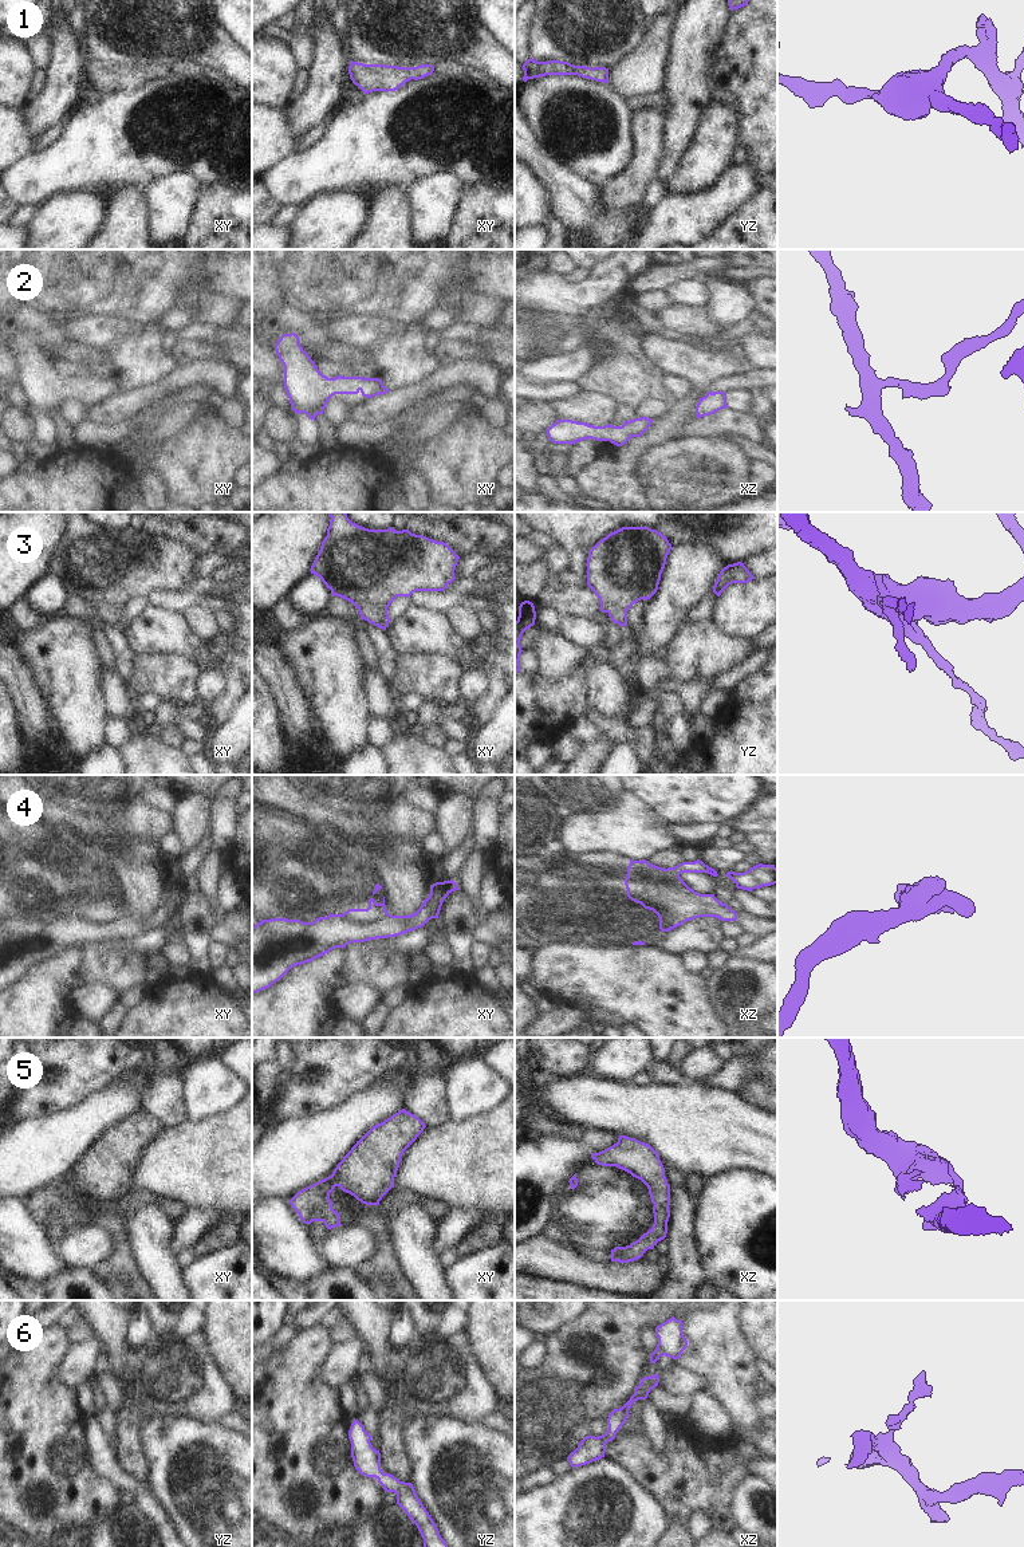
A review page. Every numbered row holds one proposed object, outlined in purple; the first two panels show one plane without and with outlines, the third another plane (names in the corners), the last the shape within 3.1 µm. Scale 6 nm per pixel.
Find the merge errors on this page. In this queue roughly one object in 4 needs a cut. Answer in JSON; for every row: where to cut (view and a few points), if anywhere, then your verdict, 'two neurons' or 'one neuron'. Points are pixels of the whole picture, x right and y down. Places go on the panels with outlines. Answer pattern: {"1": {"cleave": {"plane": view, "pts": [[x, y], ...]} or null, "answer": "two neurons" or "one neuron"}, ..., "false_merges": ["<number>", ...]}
{"1": {"cleave": null, "answer": "one neuron"}, "2": {"cleave": null, "answer": "one neuron"}, "3": {"cleave": null, "answer": "one neuron"}, "4": {"cleave": {"plane": "xy", "pts": [[384, 901], [373, 918], [357, 917]]}, "answer": "two neurons"}, "5": {"cleave": {"plane": "xy", "pts": [[331, 1174], [338, 1185]]}, "answer": "two neurons"}, "6": {"cleave": null, "answer": "one neuron"}, "false_merges": ["4", "5"]}

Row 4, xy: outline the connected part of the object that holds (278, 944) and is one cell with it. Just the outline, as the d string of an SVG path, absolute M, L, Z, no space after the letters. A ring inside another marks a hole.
M450 879L430 885L430 894L424 900L420 909L410 916L391 916L385 902L374 920L359 920L358 909L348 909L343 914L328 914L312 922L300 920L271 918L252 926L252 993L269 988L279 981L292 967L302 965L318 958L335 948L344 948L351 942L387 938L422 928L429 920L438 918L444 900L458 885Z

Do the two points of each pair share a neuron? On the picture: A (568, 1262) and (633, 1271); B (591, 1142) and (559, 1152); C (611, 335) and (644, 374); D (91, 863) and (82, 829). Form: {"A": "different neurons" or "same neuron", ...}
{"A": "same neuron", "B": "different neurons", "C": "same neuron", "D": "different neurons"}

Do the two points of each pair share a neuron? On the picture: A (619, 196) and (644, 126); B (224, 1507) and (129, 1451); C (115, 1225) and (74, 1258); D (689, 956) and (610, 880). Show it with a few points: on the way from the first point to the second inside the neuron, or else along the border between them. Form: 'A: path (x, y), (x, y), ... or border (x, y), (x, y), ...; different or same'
A: path (635, 178), (644, 168), (644, 144); same
B: border (140, 1432), (149, 1469), (149, 1481); different
C: border (91, 1223), (113, 1239), (113, 1251), (101, 1262); different
D: border (678, 956), (690, 972), (698, 975); different

